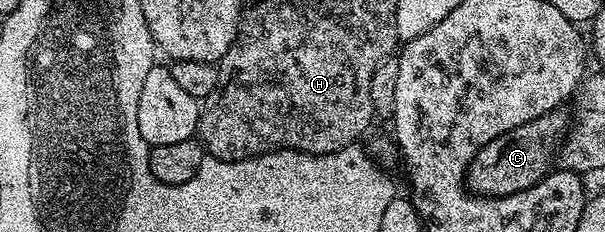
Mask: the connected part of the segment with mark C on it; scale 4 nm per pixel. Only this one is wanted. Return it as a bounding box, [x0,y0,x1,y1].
[465,109,569,198]

